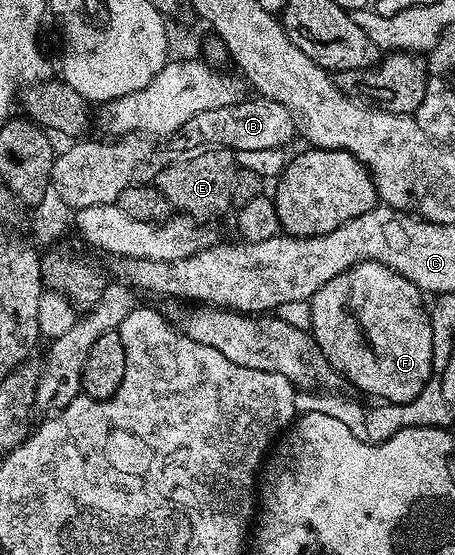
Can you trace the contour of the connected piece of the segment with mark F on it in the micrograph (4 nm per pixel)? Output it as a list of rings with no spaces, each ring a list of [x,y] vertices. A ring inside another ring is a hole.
[[[366,260],[336,274],[310,297],[308,312],[310,308],[310,318],[314,322],[312,335],[318,347],[330,359],[330,363],[345,379],[347,376],[364,391],[378,396],[374,398],[379,401],[403,404],[426,389],[432,379],[430,371],[433,370],[436,359],[428,304],[422,299],[423,291],[408,278],[402,277],[380,261]]]

